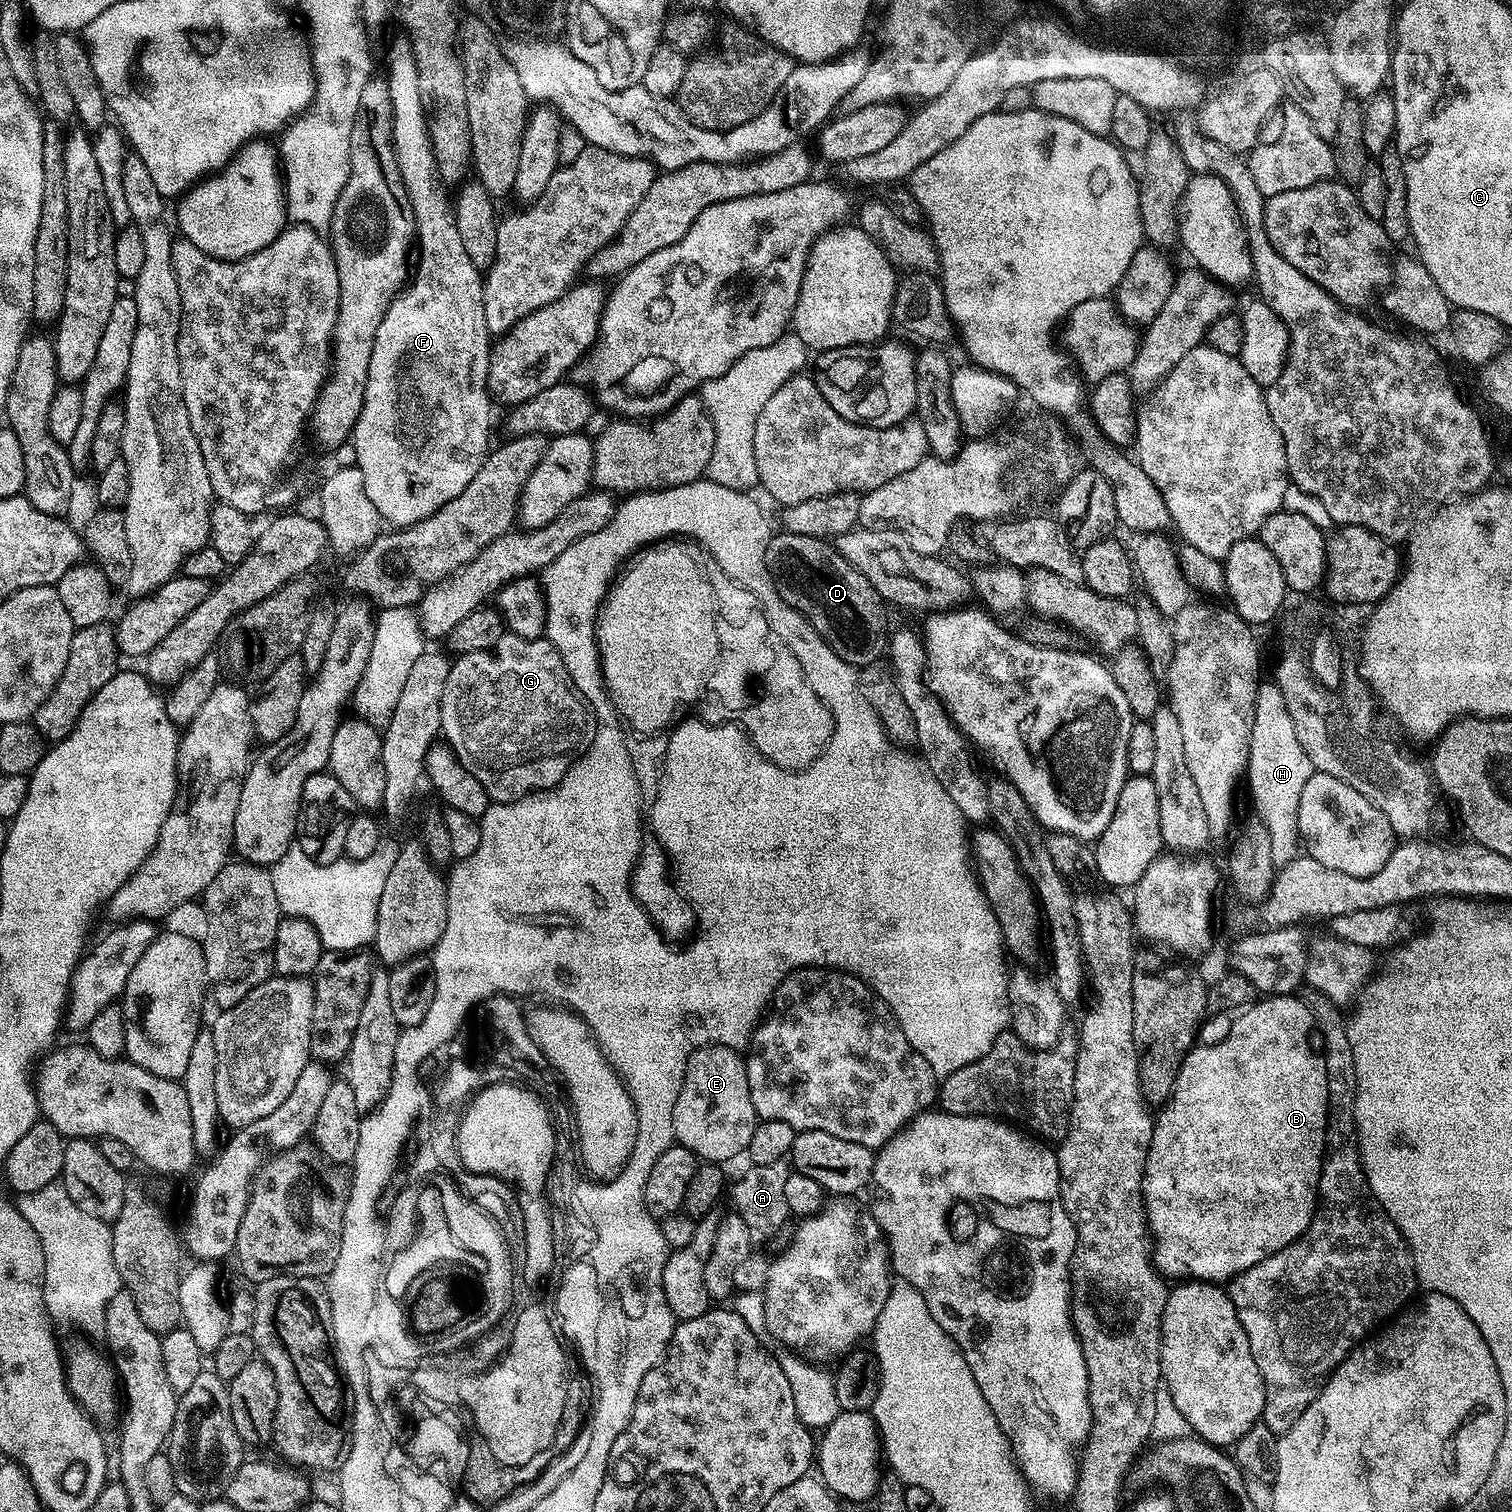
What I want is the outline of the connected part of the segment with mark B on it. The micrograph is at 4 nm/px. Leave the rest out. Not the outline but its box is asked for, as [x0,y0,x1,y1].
[1144,995,1328,1285]

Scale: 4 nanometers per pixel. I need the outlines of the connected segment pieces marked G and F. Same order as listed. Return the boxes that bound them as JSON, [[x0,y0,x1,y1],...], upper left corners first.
[[440,634,596,793],[350,42,494,528]]

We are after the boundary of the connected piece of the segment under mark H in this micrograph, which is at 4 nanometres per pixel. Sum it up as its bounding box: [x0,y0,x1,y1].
[1246,682,1313,870]

